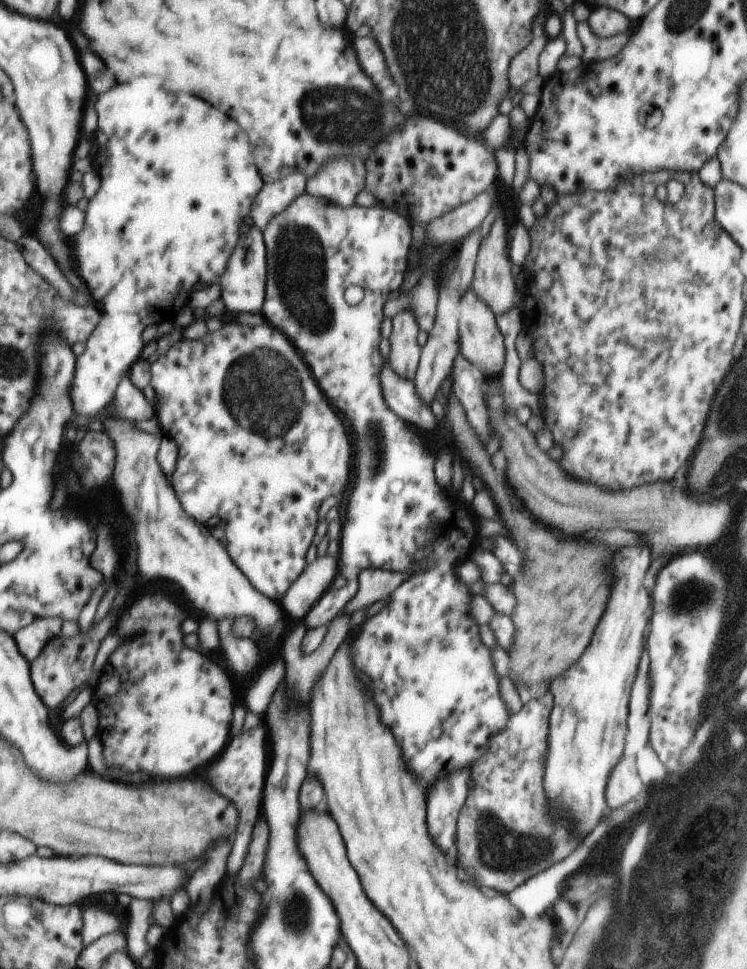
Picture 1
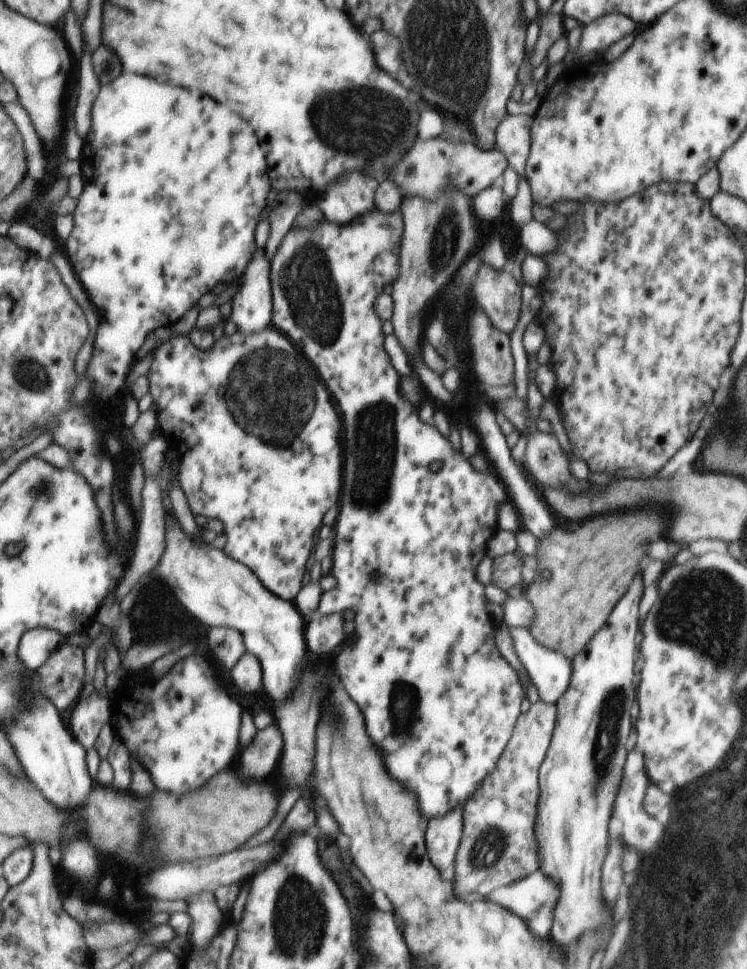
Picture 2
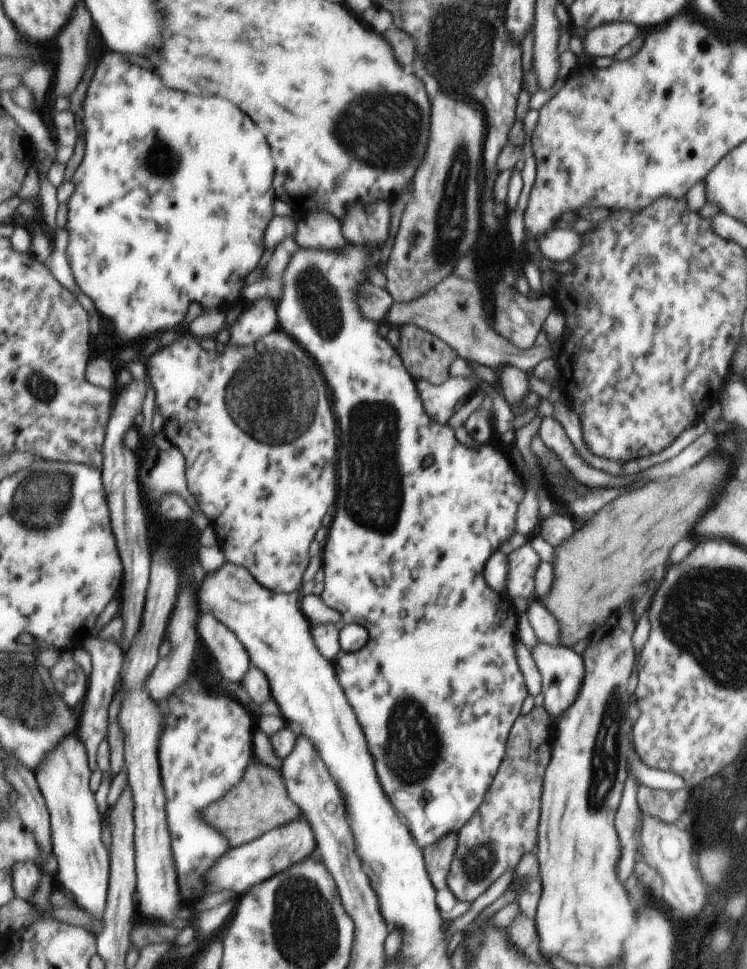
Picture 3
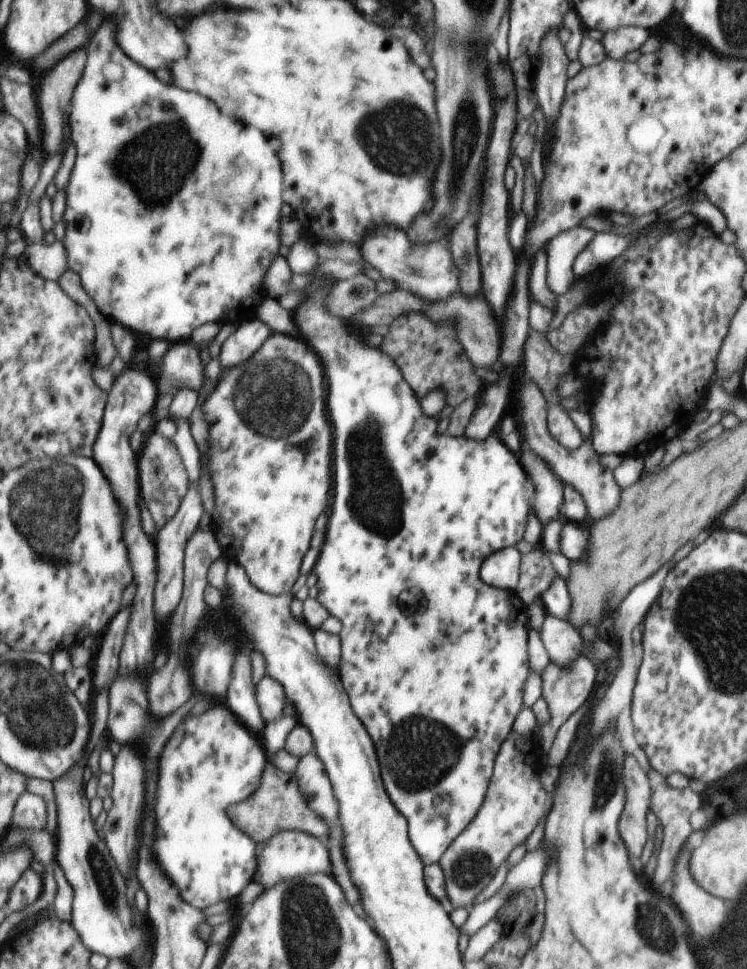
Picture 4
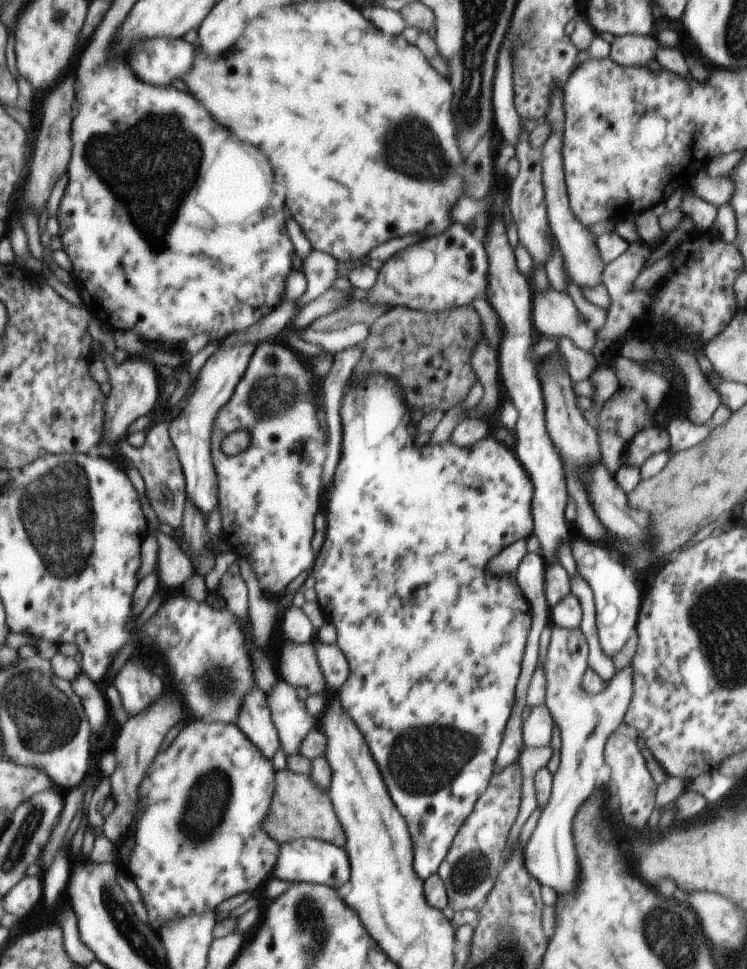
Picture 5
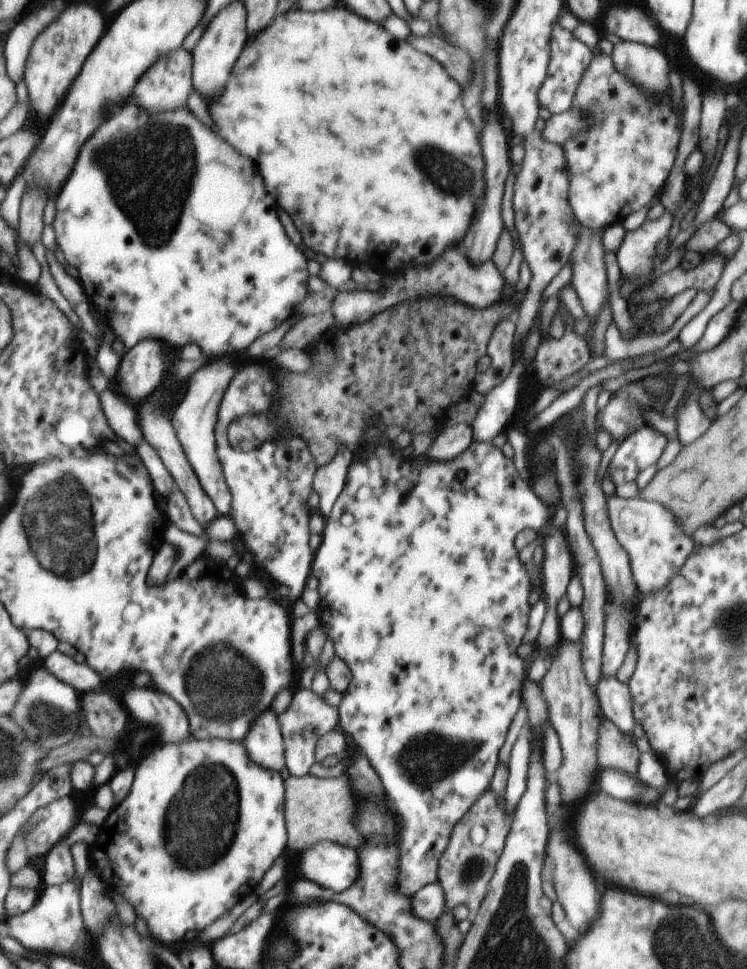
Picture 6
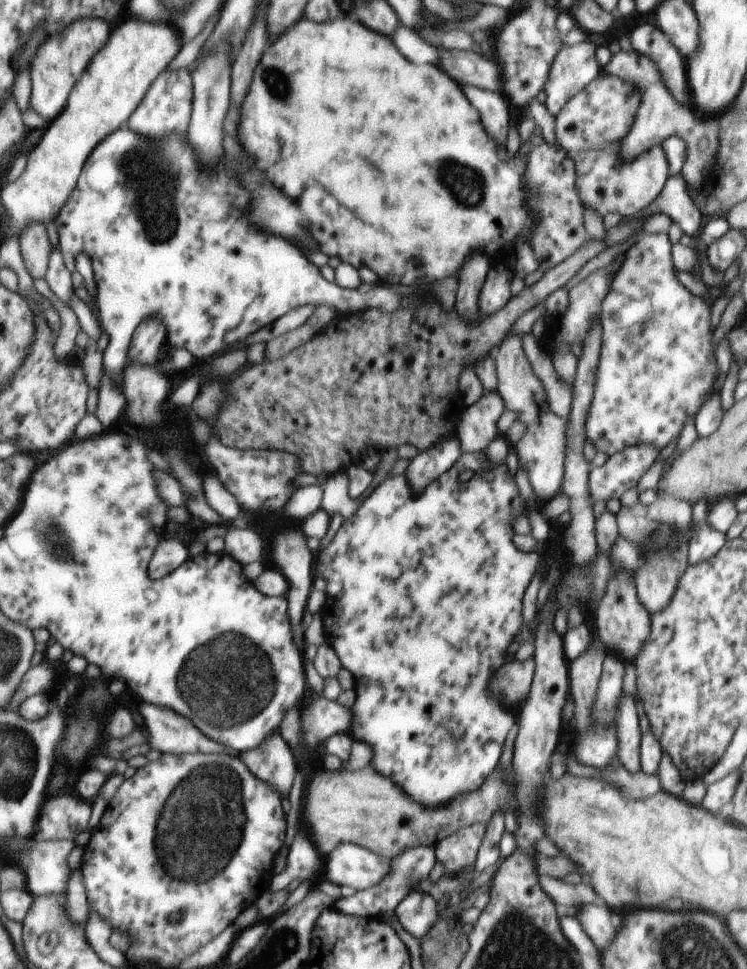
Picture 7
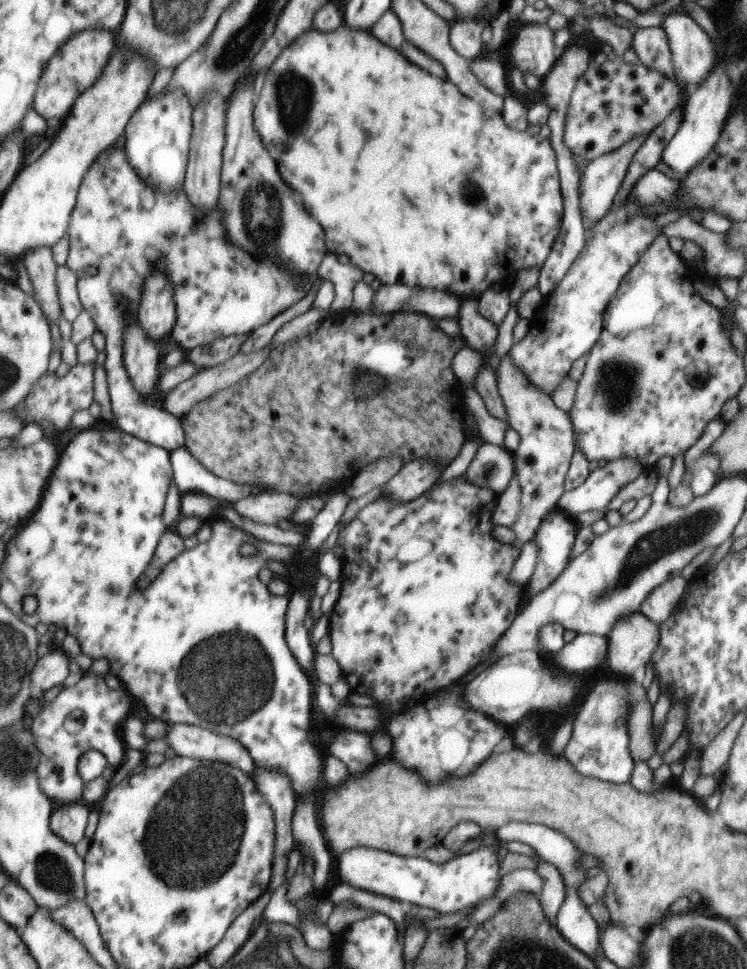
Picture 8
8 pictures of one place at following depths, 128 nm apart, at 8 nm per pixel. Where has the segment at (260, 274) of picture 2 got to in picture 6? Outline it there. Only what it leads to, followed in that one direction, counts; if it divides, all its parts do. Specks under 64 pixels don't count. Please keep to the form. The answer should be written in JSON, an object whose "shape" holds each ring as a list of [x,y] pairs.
{"shape":[[[239,356],[237,358],[237,364],[233,364],[231,360],[219,358],[219,360],[203,366],[199,372],[195,372],[193,378],[191,378],[191,386],[189,386],[189,392],[187,392],[185,400],[181,402],[181,406],[173,414],[173,424],[175,424],[177,436],[179,436],[181,444],[183,444],[183,450],[187,454],[187,460],[193,464],[193,470],[195,470],[197,478],[201,478],[203,490],[215,502],[215,506],[219,510],[219,516],[225,517],[230,516],[233,494],[231,494],[231,488],[229,488],[229,484],[225,479],[223,466],[217,454],[215,428],[217,427],[217,420],[219,420],[219,412],[224,397],[230,383],[239,372],[239,360],[241,358],[243,357]]]}

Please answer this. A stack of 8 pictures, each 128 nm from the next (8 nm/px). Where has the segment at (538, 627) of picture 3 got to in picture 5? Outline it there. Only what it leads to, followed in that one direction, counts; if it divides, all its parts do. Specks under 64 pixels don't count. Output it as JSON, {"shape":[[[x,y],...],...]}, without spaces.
{"shape":[[[551,625],[551,636],[549,636],[549,646],[545,652],[545,662],[542,666],[545,676],[545,697],[544,706],[549,712],[553,726],[557,726],[561,738],[561,748],[559,748],[559,764],[557,770],[552,775],[552,784],[550,787],[550,796],[547,798],[547,804],[541,812],[537,824],[531,832],[527,844],[523,847],[523,862],[525,870],[537,878],[541,885],[549,886],[557,892],[571,892],[577,884],[577,858],[573,850],[573,816],[577,808],[593,796],[599,784],[607,782],[608,767],[603,762],[603,750],[605,742],[611,734],[622,724],[625,710],[629,705],[632,692],[632,678],[630,666],[621,668],[615,672],[614,676],[607,682],[603,692],[587,692],[581,686],[581,678],[587,666],[588,647],[580,628],[565,630],[559,626]]]}

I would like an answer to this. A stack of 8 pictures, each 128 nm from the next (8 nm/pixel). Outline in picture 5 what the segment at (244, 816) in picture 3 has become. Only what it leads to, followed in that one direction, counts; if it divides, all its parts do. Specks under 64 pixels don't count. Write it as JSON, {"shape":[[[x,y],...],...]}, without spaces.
{"shape":[[[290,770],[277,771],[277,788],[273,798],[273,812],[267,820],[267,832],[277,842],[293,842],[301,838],[321,838],[335,846],[345,846],[345,832],[335,814],[333,802],[327,792],[321,794],[313,778],[308,774],[295,774]]]}

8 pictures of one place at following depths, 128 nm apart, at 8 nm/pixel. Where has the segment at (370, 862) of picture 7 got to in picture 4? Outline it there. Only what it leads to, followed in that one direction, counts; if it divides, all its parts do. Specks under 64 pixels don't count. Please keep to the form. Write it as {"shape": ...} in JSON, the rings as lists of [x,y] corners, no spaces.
{"shape":[[[284,830],[267,841],[263,850],[257,854],[257,876],[255,880],[267,888],[279,884],[281,880],[289,880],[293,876],[305,877],[317,872],[331,872],[331,858],[327,846],[312,834],[298,830]]]}

